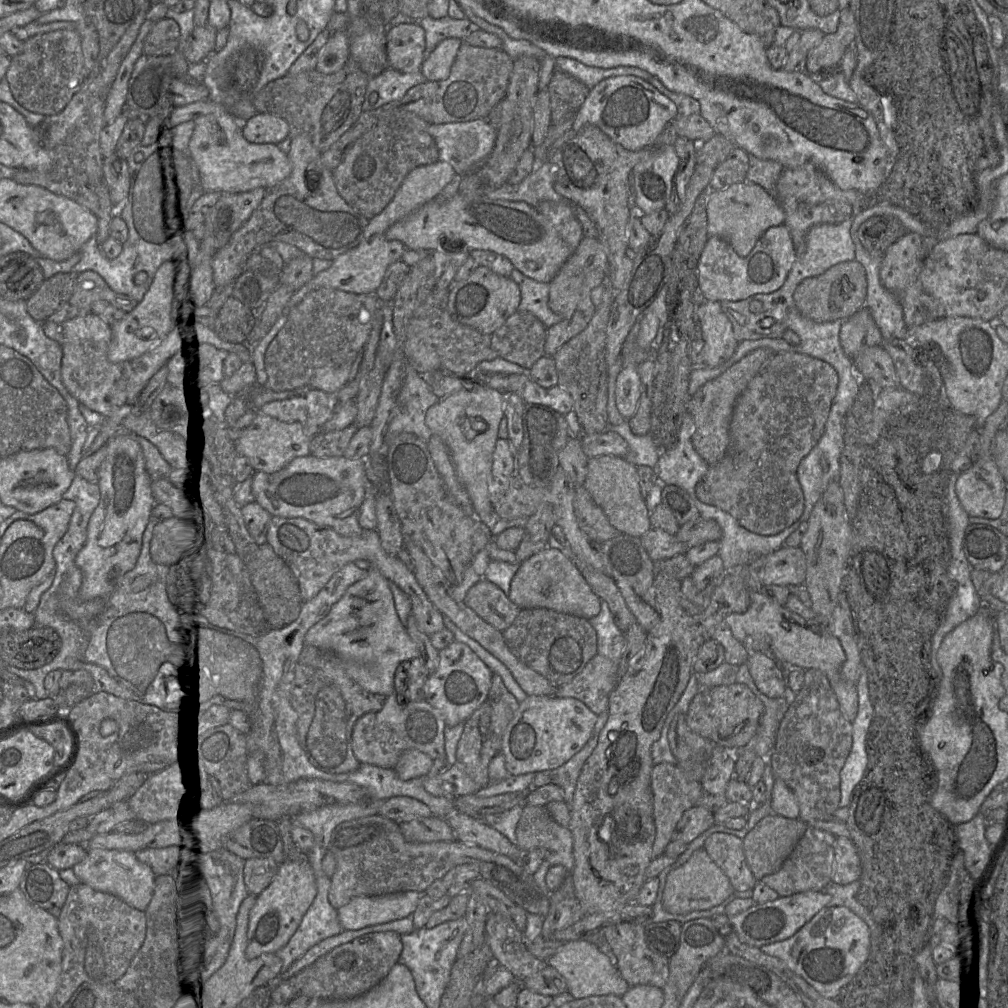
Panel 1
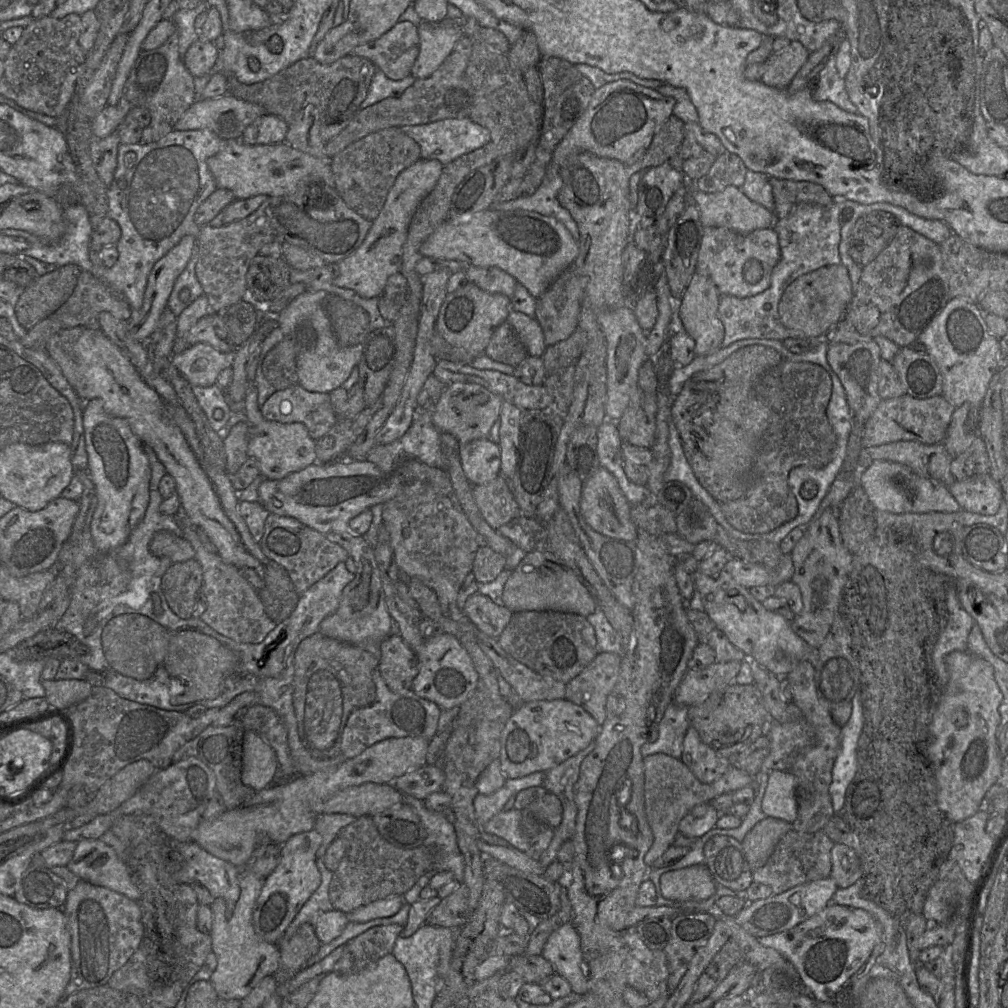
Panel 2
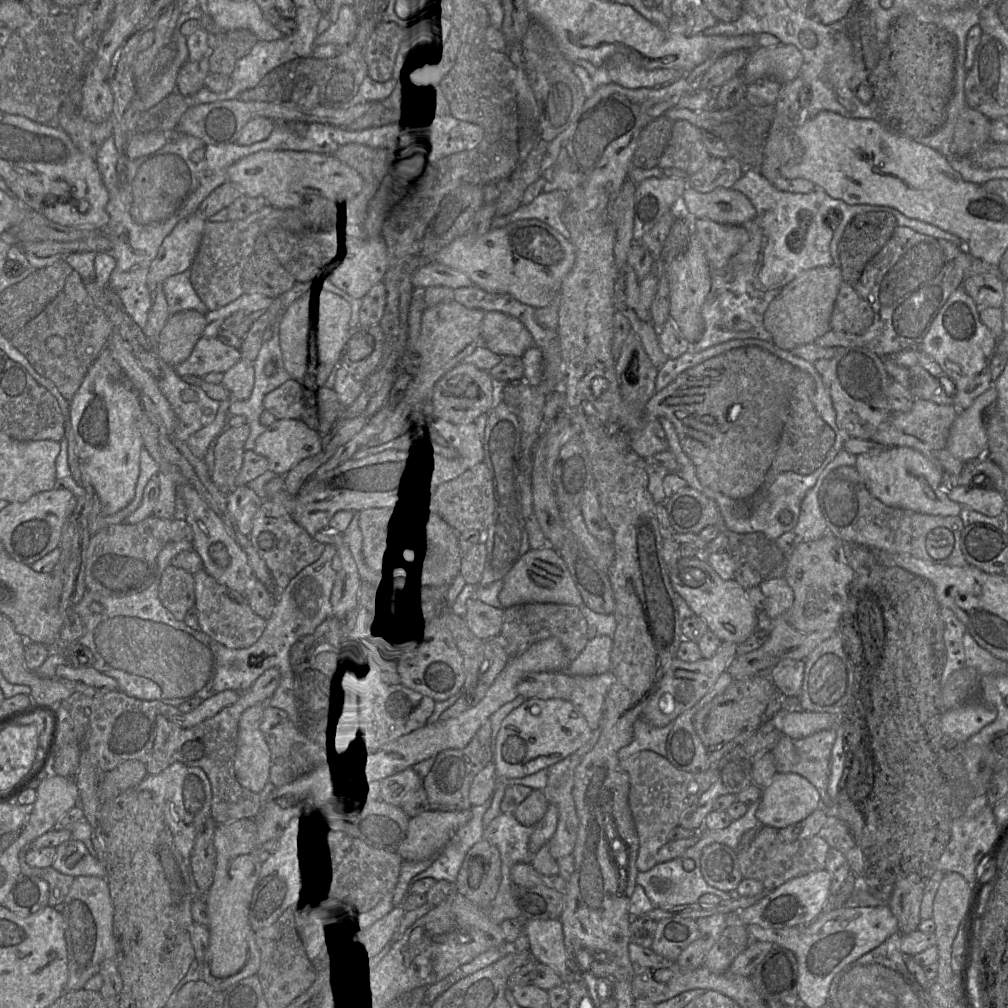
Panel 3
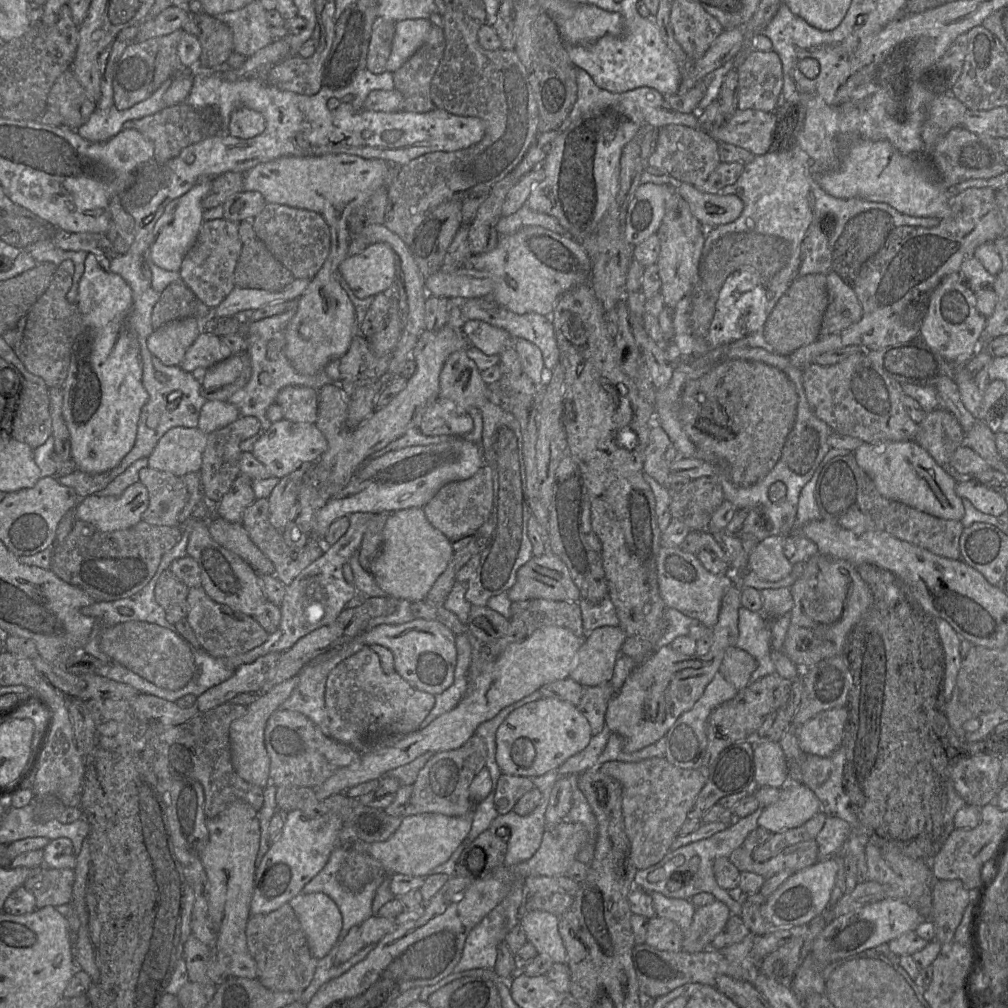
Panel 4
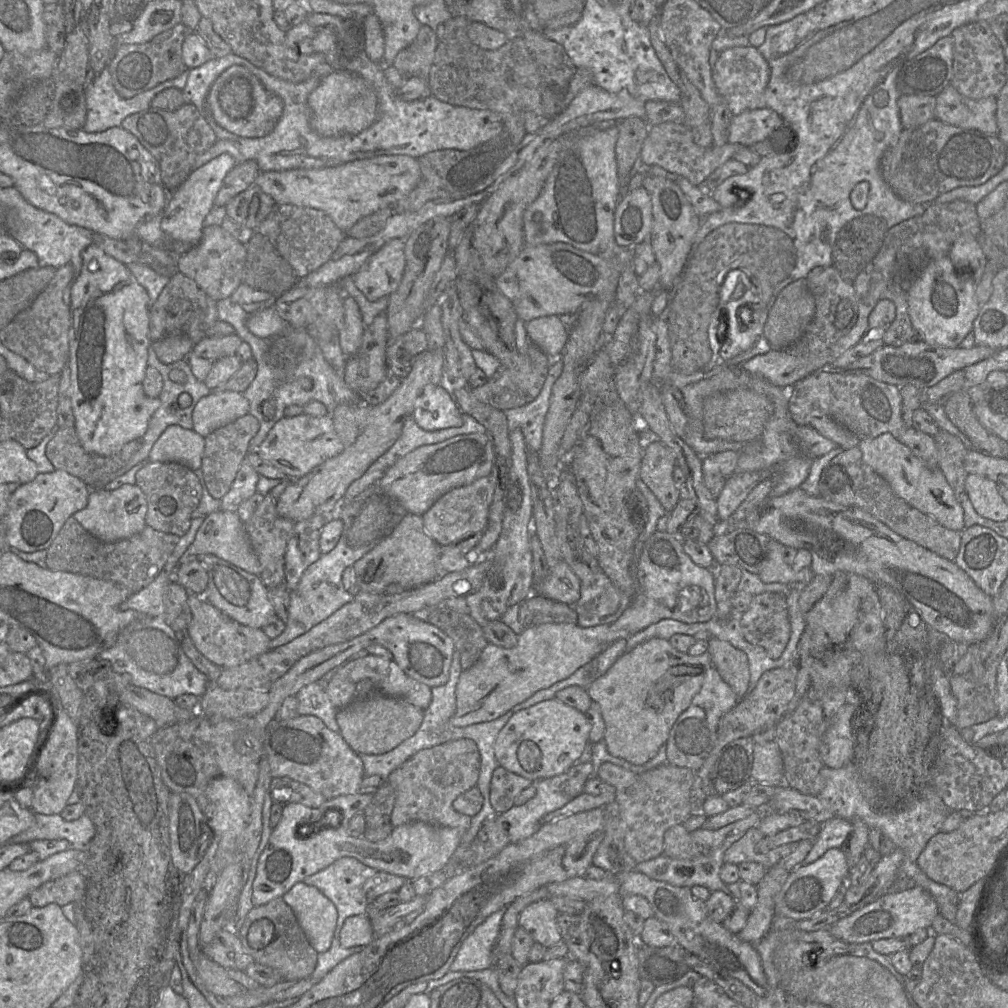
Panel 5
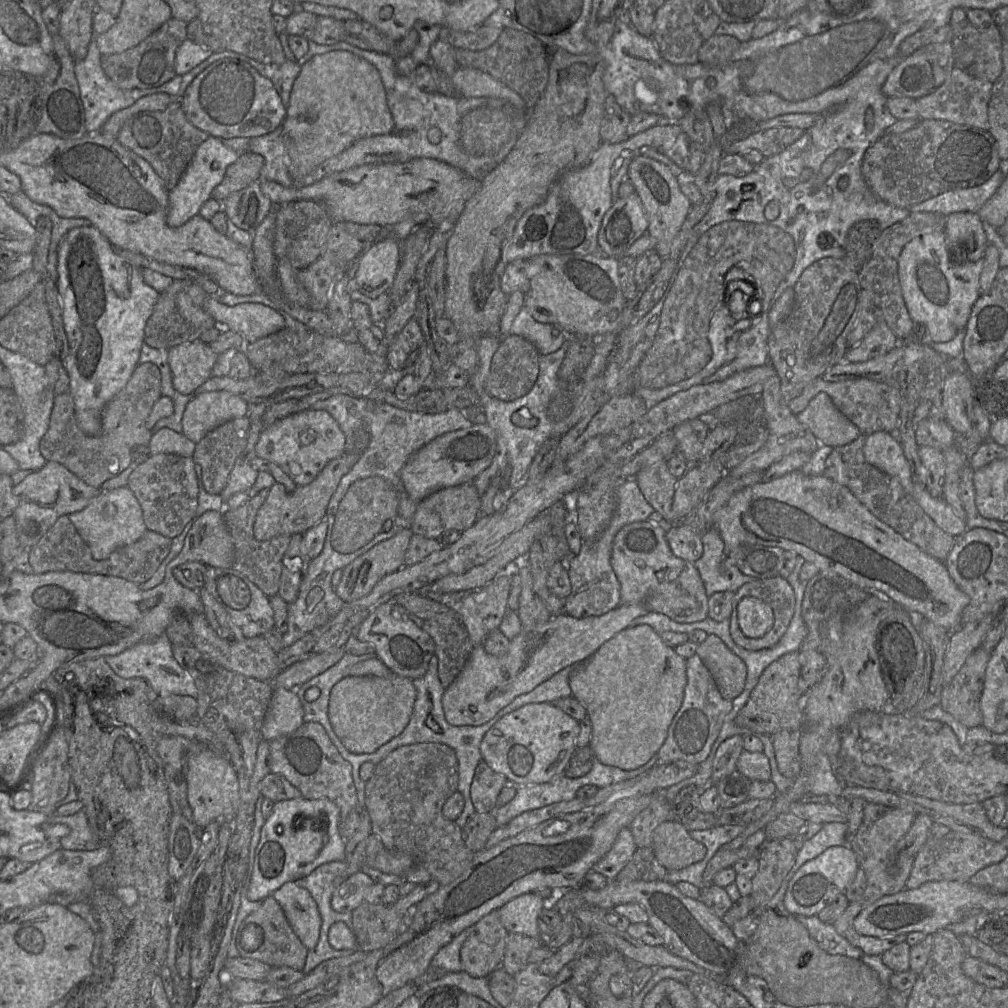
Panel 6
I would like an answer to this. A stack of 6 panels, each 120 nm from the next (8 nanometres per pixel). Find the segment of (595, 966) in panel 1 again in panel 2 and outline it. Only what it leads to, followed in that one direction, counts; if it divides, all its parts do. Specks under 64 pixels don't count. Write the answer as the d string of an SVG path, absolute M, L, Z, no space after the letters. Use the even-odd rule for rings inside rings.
M569 922L556 929L547 939L541 954L565 978L572 992L586 995L589 992L589 967L581 949L581 936Z

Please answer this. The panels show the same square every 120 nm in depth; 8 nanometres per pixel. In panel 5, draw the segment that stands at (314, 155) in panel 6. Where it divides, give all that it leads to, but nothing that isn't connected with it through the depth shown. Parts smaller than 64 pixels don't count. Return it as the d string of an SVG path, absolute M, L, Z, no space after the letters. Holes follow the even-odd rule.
M334 70L321 78L307 102L311 110L311 127L325 137L357 134L370 127L379 116L375 90L361 76L346 70Z

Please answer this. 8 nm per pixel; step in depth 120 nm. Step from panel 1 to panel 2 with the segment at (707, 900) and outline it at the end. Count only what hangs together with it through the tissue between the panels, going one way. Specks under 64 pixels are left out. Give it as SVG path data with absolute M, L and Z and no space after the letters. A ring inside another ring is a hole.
M705 864L664 873L660 883L663 895L674 901L706 900L717 889L717 883Z

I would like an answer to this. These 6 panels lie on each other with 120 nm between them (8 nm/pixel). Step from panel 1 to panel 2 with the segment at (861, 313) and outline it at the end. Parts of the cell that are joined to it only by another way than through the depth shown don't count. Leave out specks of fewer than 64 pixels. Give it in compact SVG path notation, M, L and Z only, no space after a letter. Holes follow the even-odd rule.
M874 339L855 344L831 343L828 348L827 360L845 390L852 419L862 424L866 424L882 401L878 393L881 359L880 349Z

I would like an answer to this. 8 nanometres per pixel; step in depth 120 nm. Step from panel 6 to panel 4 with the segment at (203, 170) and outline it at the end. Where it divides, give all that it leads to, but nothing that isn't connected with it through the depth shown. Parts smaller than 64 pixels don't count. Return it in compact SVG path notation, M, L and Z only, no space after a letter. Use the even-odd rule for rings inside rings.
M211 178L199 181L188 192L173 200L166 207L154 228L154 242L149 252L149 262L167 271L180 271L182 262L195 244L204 222L202 199L210 191L212 183Z

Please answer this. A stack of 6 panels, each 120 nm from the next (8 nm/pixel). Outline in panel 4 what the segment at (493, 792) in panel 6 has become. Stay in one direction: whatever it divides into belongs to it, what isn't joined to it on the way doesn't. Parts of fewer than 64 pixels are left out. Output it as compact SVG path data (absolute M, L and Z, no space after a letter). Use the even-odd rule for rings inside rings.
M501 773L494 794L494 805L500 815L513 810L518 800L534 788L530 778Z

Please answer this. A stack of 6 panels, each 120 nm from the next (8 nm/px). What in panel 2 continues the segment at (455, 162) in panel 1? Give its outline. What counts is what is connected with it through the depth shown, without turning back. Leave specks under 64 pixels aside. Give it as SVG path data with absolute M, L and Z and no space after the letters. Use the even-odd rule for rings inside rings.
M448 118L421 125L399 127L420 146L421 158L436 159L446 165L458 157L486 145L491 138L490 131L470 118Z

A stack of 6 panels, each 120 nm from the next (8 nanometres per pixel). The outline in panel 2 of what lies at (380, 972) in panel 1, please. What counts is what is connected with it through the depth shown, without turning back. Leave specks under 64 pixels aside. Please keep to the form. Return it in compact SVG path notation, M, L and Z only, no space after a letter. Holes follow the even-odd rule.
M399 924L377 926L350 940L333 971L340 974L359 973L391 954L404 927Z

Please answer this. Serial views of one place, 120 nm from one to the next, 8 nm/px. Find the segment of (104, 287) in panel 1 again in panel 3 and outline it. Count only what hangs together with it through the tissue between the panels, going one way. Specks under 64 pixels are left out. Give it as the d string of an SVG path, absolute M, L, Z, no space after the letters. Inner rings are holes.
M73 270L59 294L13 338L13 347L28 360L34 370L50 380L62 397L71 402L90 365L106 347L113 326L102 310L94 305L88 295L81 276ZM57 335L64 339L66 352L60 356L50 354L46 339Z

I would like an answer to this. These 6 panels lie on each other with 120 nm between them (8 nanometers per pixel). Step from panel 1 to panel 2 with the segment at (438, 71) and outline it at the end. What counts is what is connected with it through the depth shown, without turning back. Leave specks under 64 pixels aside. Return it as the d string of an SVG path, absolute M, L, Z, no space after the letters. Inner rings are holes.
M422 21L417 26L419 35L419 54L410 75L416 79L429 77L452 52L456 42L463 36L459 23L430 23Z

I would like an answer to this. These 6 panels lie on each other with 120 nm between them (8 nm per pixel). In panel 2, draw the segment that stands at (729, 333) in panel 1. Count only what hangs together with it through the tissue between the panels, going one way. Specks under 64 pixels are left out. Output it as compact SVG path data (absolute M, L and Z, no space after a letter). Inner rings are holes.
M695 273L683 294L679 317L684 330L695 340L695 352L697 356L714 353L721 347L725 336L724 324L719 317L719 305L722 293L716 285L708 278Z

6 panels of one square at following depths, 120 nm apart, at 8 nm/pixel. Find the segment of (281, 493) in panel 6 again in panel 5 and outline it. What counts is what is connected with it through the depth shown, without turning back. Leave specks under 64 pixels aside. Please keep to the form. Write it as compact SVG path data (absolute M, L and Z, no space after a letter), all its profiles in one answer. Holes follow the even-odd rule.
M425 350L419 354L410 373L401 380L393 394L381 404L370 406L362 403L340 404L330 413L334 428L343 442L344 450L324 461L303 477L290 480L277 500L277 512L293 522L306 520L320 514L332 517L336 514L343 497L356 479L384 454L399 438L406 418L413 415L416 401L428 384L443 382L444 350Z

